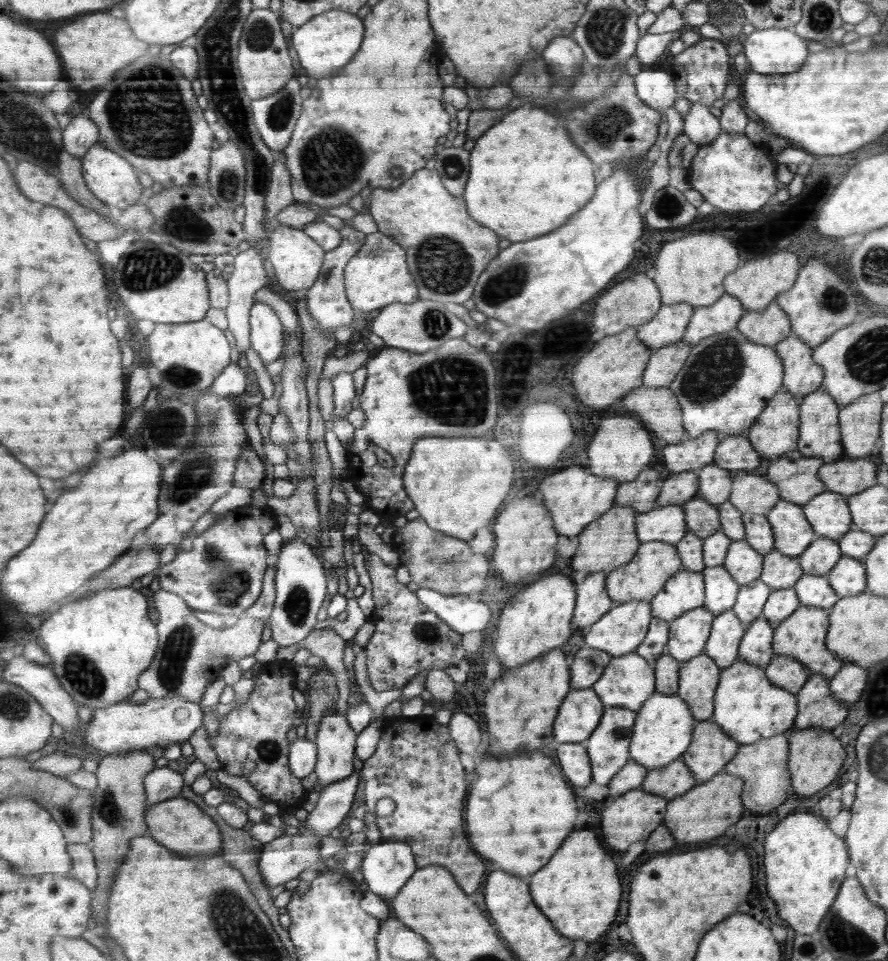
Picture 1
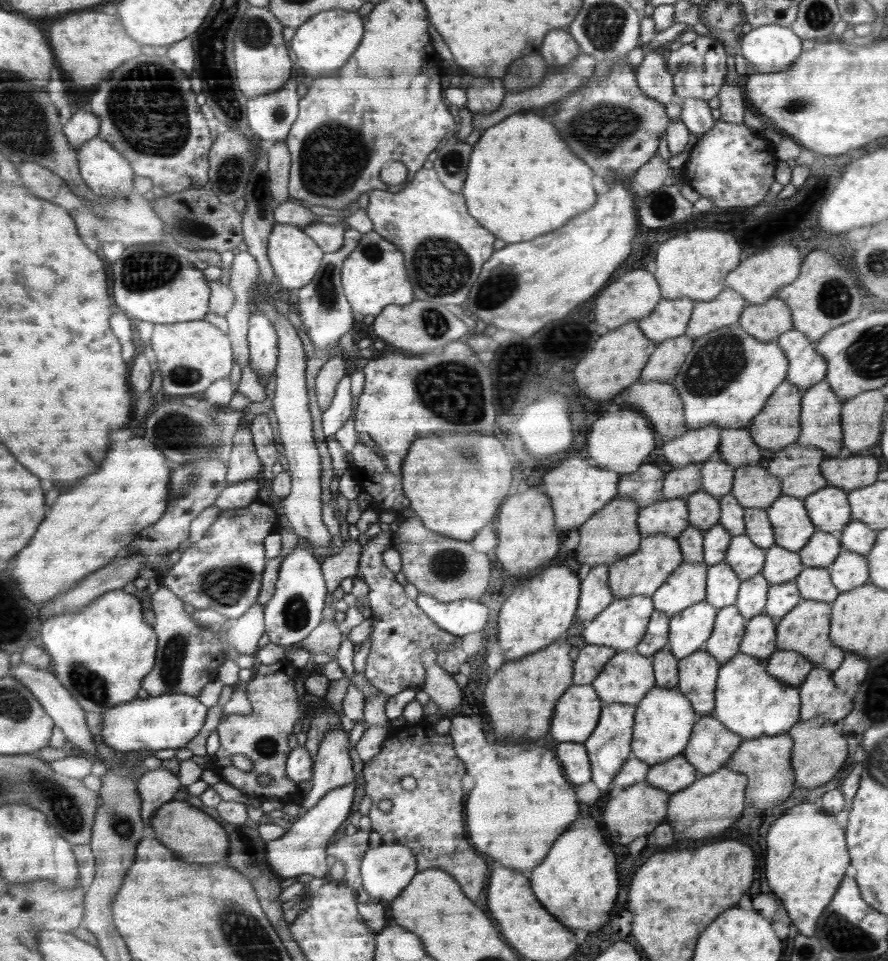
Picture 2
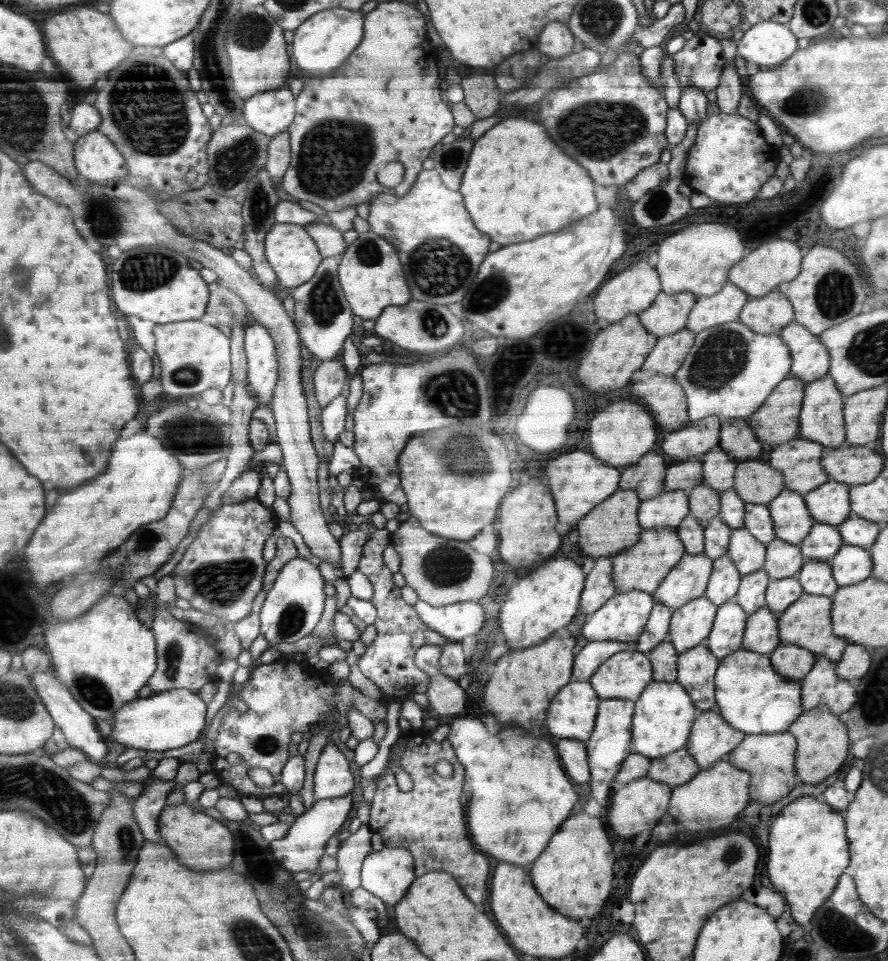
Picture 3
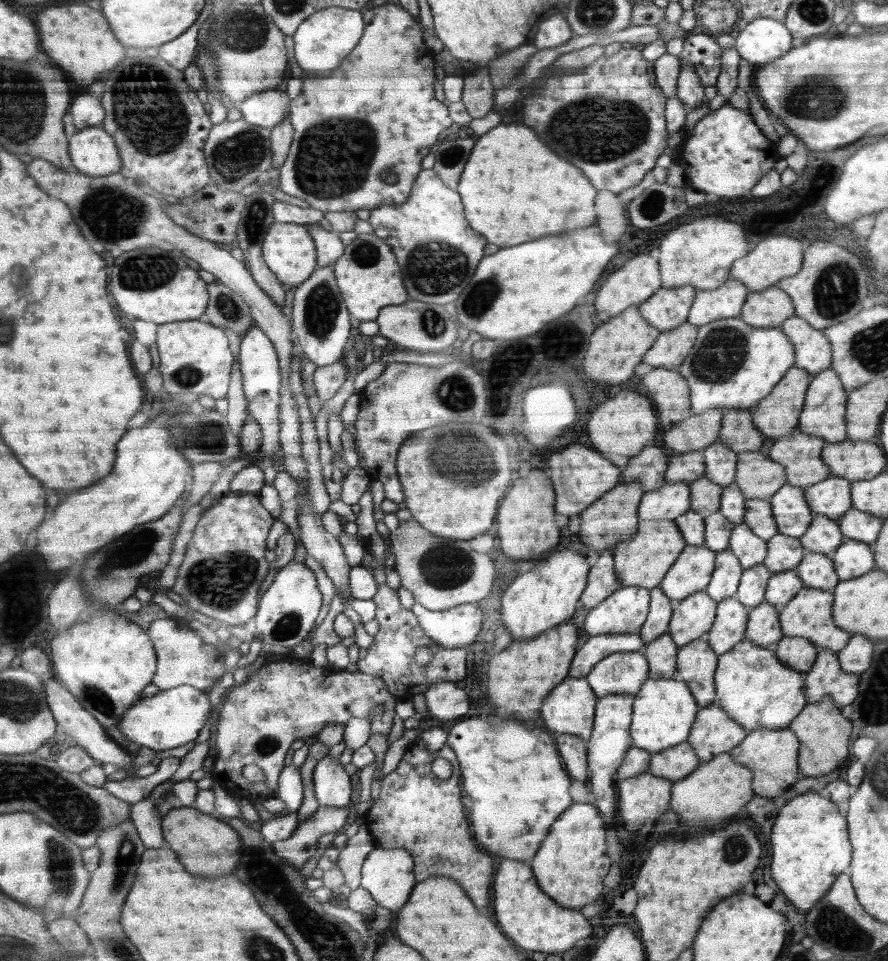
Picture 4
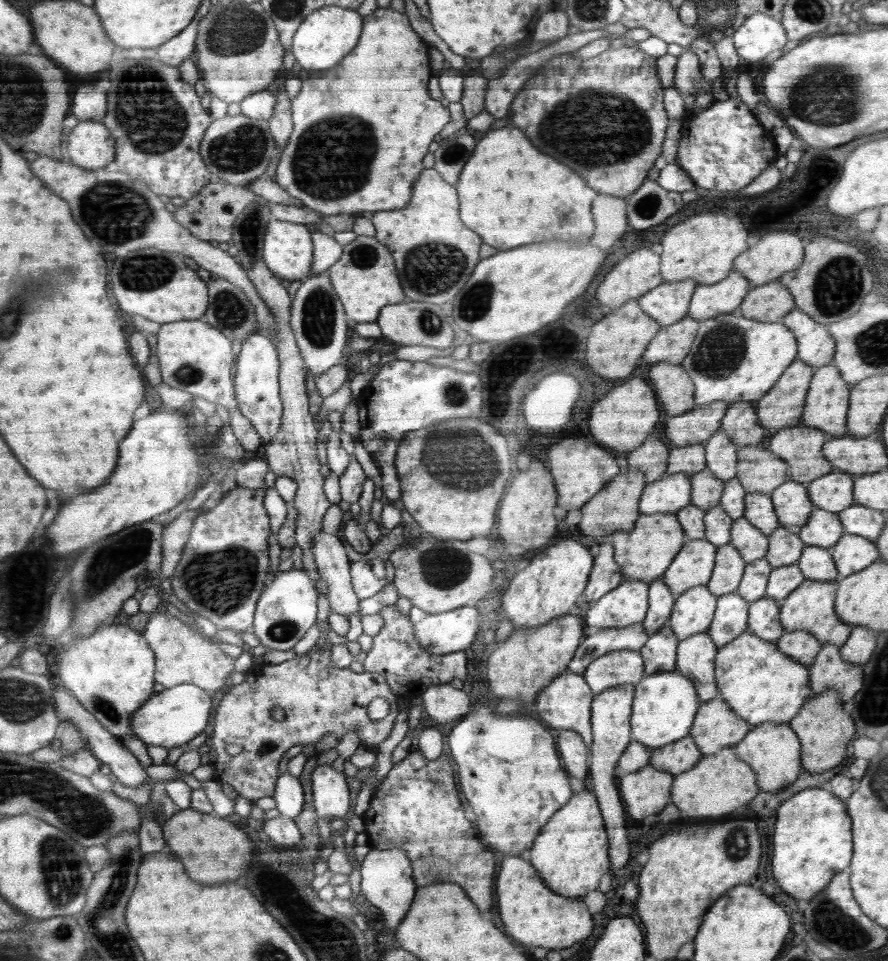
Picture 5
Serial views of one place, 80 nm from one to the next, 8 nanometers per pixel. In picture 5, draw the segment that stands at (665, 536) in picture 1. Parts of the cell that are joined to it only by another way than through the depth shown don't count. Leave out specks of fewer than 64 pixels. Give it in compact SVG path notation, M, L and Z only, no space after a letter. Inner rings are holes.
M664 473L662 480L647 484L639 502L639 514L676 514L691 504L691 475Z

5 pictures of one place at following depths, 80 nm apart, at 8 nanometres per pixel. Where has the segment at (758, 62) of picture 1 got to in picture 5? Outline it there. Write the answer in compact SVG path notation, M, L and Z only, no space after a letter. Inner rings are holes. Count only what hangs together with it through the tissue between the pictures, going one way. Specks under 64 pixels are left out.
M763 12L748 17L738 29L729 30L729 33L742 62L746 63L758 63L788 42L780 18Z

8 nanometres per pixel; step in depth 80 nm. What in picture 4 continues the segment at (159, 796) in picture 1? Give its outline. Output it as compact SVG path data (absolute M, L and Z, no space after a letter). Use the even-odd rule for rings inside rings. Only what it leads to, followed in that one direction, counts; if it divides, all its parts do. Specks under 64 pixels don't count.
M150 797L131 805L131 821L135 824L146 850L166 846L161 816Z

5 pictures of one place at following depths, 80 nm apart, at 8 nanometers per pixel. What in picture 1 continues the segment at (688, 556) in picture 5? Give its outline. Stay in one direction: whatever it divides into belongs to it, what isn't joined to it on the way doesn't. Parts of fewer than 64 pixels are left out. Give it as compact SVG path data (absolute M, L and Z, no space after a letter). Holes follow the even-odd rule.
M681 569L667 580L663 590L650 601L656 618L668 622L678 619L685 612L703 606L706 600L706 584L701 572Z

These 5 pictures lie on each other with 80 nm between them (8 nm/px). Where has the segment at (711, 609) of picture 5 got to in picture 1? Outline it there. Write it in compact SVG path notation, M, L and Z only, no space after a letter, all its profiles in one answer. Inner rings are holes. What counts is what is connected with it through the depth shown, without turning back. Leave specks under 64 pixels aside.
M704 604L670 621L665 654L681 664L703 655L706 641L711 636L714 620L715 613Z

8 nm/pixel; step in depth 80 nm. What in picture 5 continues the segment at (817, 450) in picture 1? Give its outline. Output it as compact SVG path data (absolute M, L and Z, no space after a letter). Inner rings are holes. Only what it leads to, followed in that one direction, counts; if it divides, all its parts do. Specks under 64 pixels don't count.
M833 363L815 369L801 424L822 429L829 438L847 434L849 384Z

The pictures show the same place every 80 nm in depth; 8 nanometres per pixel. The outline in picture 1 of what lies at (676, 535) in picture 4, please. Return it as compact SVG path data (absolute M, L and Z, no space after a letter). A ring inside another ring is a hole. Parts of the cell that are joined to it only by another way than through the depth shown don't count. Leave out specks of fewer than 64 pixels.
M661 540L644 542L630 563L619 566L607 574L607 592L614 604L624 604L630 600L651 601L663 590L667 580L671 579L681 569L682 564L683 561L674 544Z

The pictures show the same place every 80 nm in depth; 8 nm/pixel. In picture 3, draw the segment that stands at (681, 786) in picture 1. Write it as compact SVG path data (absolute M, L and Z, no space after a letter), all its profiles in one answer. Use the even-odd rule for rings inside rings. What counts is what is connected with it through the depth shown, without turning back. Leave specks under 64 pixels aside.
M685 746L676 752L671 752L670 755L651 759L647 777L676 788L690 782L701 770L701 765L690 755Z

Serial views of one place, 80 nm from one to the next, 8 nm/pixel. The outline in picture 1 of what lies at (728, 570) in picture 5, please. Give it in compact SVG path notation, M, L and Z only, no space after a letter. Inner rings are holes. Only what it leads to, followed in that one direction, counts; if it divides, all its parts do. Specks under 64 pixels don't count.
M724 565L705 568L703 571L706 584L706 600L704 604L715 613L715 616L735 606L741 585L724 568Z

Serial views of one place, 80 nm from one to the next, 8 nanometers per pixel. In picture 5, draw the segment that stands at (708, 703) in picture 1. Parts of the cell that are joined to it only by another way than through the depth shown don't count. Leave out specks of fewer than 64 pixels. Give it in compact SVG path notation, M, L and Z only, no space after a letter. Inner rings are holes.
M699 632L680 640L677 647L676 672L688 678L701 704L712 700L718 694L714 682L714 656L719 652L708 633Z

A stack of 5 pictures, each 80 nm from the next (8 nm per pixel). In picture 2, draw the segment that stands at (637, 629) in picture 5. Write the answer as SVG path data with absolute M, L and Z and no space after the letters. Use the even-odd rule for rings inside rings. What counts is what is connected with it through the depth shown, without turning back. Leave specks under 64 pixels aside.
M594 644L582 648L575 661L574 684L592 684L617 652L612 647Z

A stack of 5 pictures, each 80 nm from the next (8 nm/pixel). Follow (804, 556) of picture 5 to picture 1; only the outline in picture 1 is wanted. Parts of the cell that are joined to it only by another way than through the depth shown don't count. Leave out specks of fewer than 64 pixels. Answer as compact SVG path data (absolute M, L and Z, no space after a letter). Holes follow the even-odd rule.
M809 572L803 574L793 586L801 605L831 610L839 602L840 596L831 587L826 576Z

